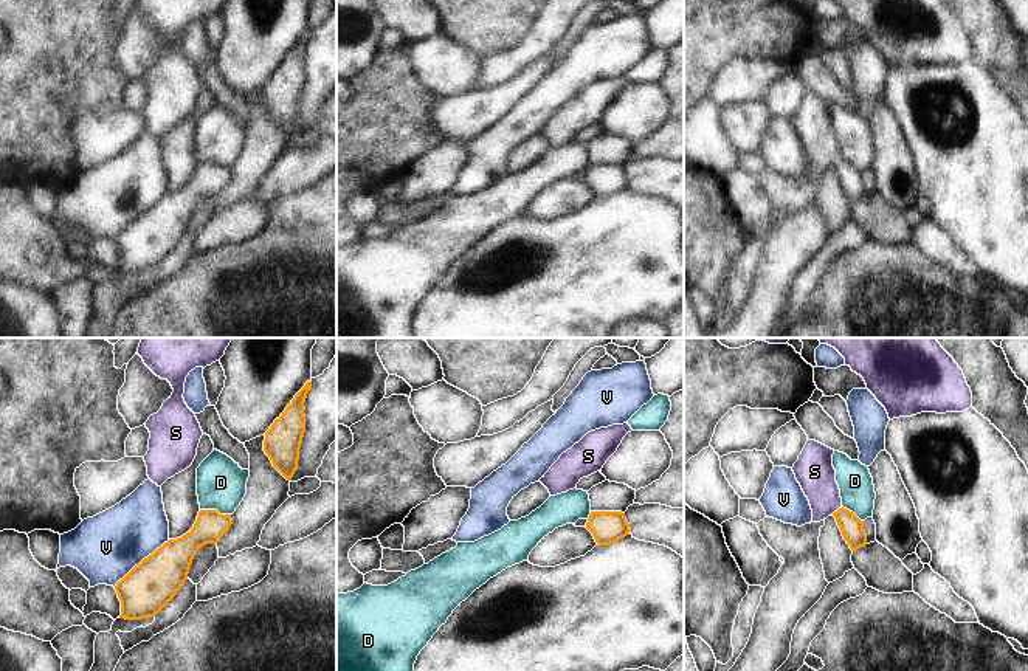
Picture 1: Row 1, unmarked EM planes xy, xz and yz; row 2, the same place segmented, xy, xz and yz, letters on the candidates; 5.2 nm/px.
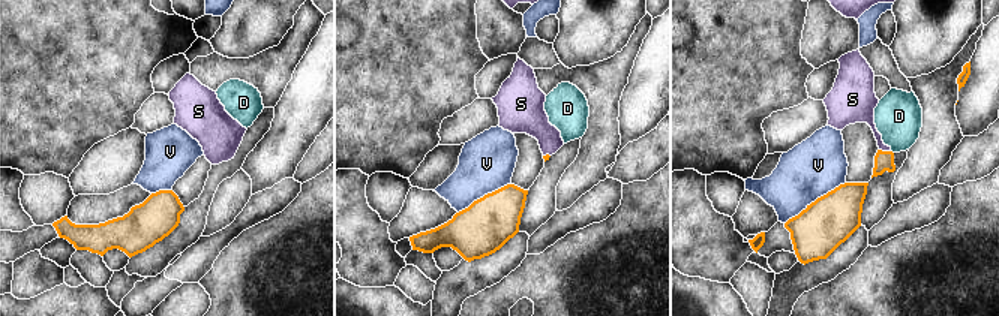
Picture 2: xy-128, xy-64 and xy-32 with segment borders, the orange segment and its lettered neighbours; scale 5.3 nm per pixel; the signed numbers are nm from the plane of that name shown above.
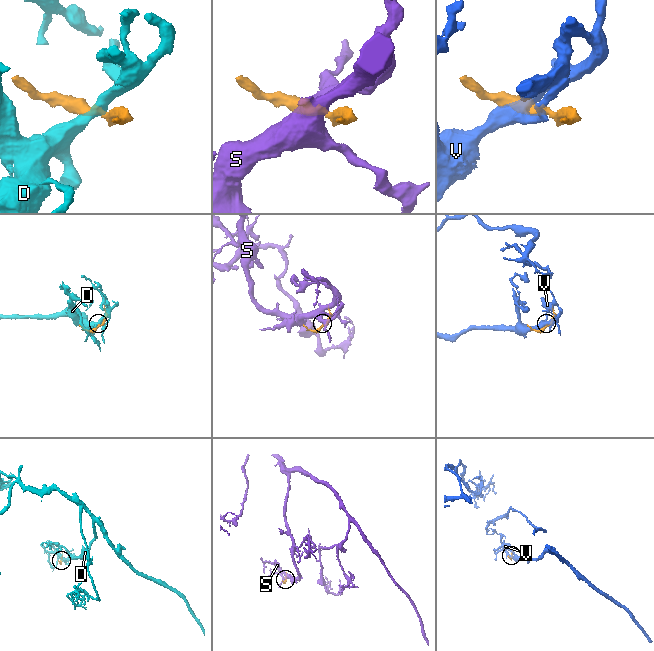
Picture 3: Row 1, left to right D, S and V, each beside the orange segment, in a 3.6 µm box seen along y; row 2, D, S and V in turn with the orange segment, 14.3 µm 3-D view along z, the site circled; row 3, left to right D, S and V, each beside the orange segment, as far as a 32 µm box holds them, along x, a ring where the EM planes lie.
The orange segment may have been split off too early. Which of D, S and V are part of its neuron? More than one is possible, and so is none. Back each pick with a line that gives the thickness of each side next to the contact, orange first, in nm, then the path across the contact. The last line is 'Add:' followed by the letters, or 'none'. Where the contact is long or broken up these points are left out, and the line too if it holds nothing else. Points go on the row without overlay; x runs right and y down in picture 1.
S: Thickness 120 nm (orange) against 200 nm. Path across: yz (852, 180), (838, 163), (824, 149), (814, 124)
Add: S

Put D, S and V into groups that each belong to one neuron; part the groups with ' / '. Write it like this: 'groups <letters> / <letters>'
groups D / S / V

